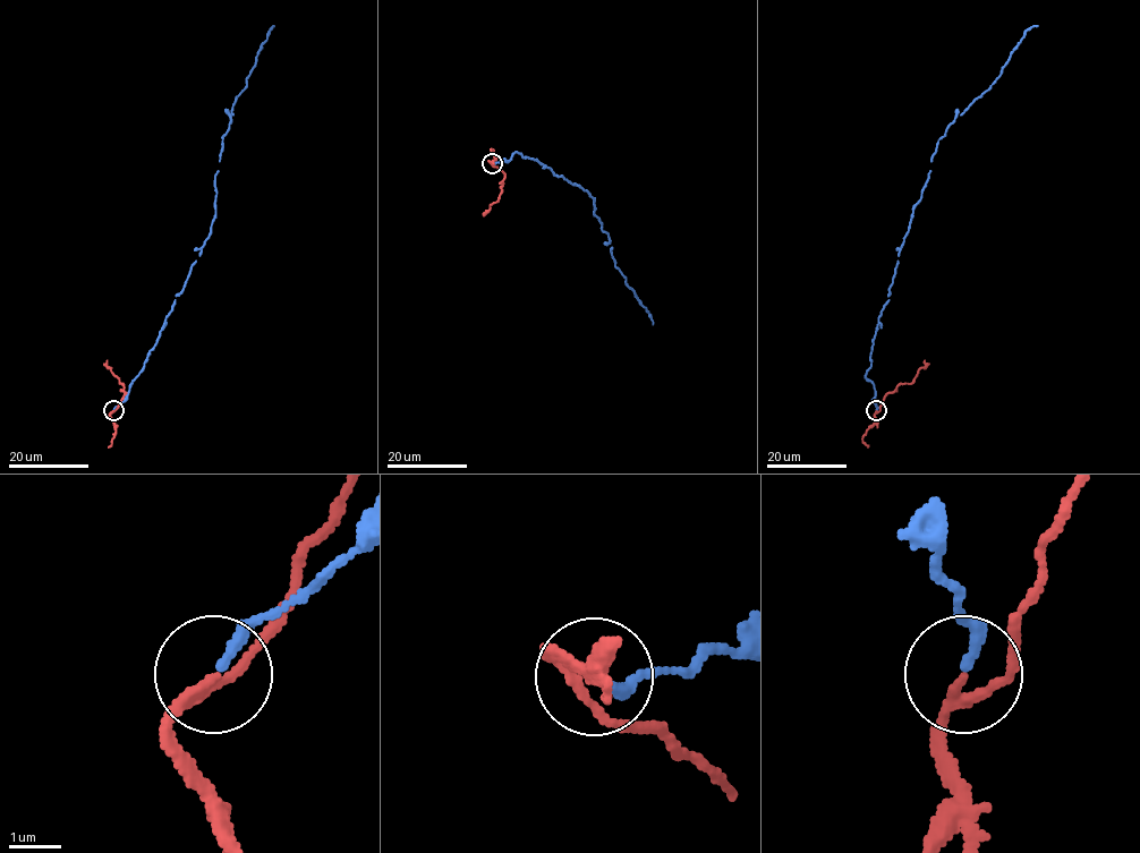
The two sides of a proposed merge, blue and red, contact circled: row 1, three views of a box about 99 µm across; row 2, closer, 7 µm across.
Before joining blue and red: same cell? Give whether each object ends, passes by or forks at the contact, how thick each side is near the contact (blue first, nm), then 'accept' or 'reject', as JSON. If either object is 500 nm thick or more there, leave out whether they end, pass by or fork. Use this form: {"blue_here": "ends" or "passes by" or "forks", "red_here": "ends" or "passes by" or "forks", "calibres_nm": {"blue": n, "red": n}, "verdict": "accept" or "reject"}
{"blue_here": "ends", "red_here": "passes by", "calibres_nm": {"blue": 200, "red": 160}, "verdict": "reject"}

